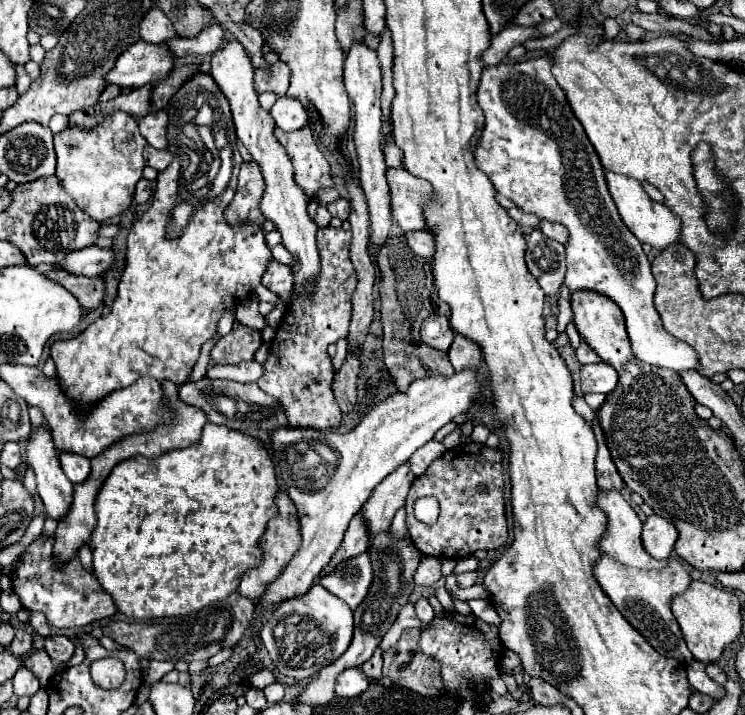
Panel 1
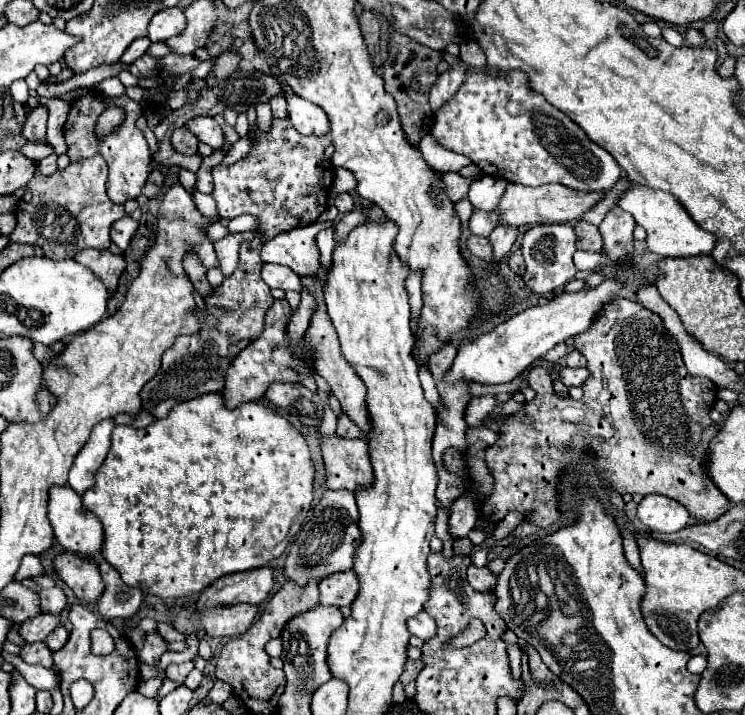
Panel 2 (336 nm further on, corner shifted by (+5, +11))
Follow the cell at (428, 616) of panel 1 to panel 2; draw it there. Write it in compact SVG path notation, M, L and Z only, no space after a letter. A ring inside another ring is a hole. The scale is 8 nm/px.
M420 611L416 617L412 617L408 621L408 629L412 635L420 637L420 639L430 639L436 635L436 621L426 613L426 611Z

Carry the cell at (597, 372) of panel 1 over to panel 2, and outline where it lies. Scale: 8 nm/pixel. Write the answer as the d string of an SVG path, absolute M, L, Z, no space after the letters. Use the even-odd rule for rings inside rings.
M564 367L560 371L560 381L566 387L580 387L586 379L588 379L588 369L570 369L570 367Z

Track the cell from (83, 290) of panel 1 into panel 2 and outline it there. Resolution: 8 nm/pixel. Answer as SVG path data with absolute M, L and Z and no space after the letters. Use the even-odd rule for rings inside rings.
M86 249L82 253L78 253L74 257L78 263L90 267L102 281L104 285L108 287L110 293L116 291L118 287L118 279L122 275L122 271L126 269L126 261L122 255L114 255L112 251L104 249L104 251L98 251L98 249Z

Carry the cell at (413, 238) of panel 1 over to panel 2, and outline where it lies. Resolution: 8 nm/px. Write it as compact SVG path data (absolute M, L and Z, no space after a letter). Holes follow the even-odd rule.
M470 235L468 237L468 249L478 255L480 259L486 259L486 261L492 261L494 259L494 253L492 253L492 245L486 237L478 237L478 235Z

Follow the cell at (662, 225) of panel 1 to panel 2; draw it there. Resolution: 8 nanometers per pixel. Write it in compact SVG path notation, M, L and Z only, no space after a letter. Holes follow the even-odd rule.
M636 185L620 199L618 205L624 211L628 211L640 227L644 227L644 231L648 233L646 243L652 253L658 253L662 257L694 257L694 255L710 255L716 245L714 233L702 231L702 227L694 223L694 219L670 193Z

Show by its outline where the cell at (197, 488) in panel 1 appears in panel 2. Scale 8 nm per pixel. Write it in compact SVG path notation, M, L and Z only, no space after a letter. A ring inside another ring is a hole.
M208 393L206 397L190 399L186 403L176 405L170 409L168 417L156 419L152 425L144 429L134 429L130 425L118 425L112 431L112 447L96 473L96 483L82 495L86 509L94 511L104 527L104 559L120 573L126 585L142 589L146 595L158 595L162 599L168 597L186 597L192 593L202 593L208 585L216 579L236 573L248 571L268 565L272 559L280 557L288 547L292 535L298 531L298 525L306 517L312 505L312 491L314 491L314 461L310 457L310 449L302 433L292 427L276 409L266 407L258 401L242 403L236 409L226 409L222 393Z

